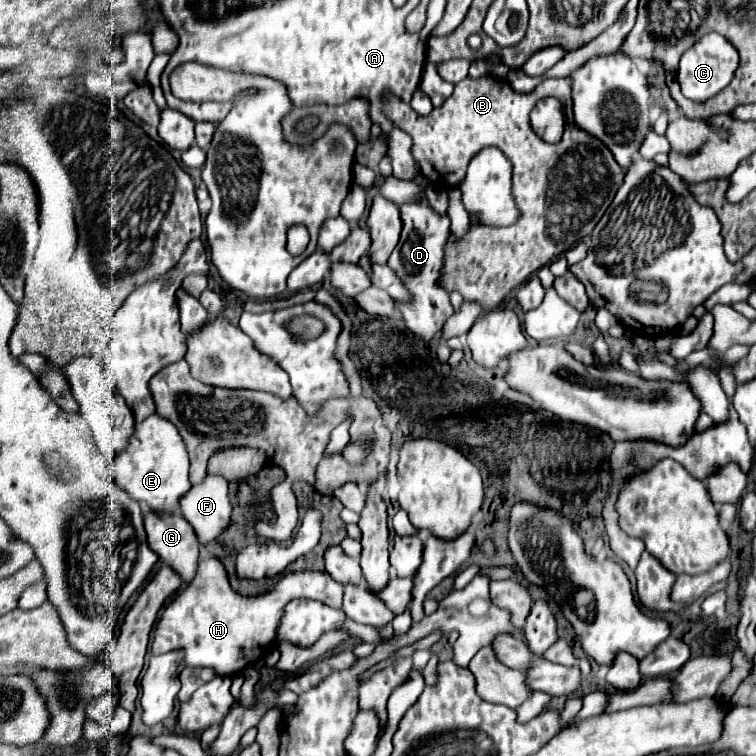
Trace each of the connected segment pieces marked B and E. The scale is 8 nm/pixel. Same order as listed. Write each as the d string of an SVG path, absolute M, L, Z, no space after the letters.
M467 77L457 83L453 95L429 115L415 113L399 97L383 91L383 113L395 127L411 135L413 159L429 183L441 189L459 185L469 159L489 145L501 149L513 165L513 197L519 209L517 221L509 227L477 225L477 221L471 221L465 235L455 237L451 233L451 241L445 243L441 285L447 293L459 291L465 301L477 301L483 311L497 309L515 287L531 277L531 273L591 235L623 183L623 169L599 139L579 129L573 131L573 125L565 129L557 145L549 145L533 133L529 113L537 101L545 97L557 97L569 111L569 79L547 79L531 93L521 95L497 77Z
M149 415L145 421L141 421L141 425L135 425L127 447L117 453L115 459L111 463L111 473L117 485L121 485L121 489L125 489L145 509L171 511L173 505L179 503L181 495L185 495L191 487L187 477L189 459L185 443L181 441L175 425L171 425L159 415Z

